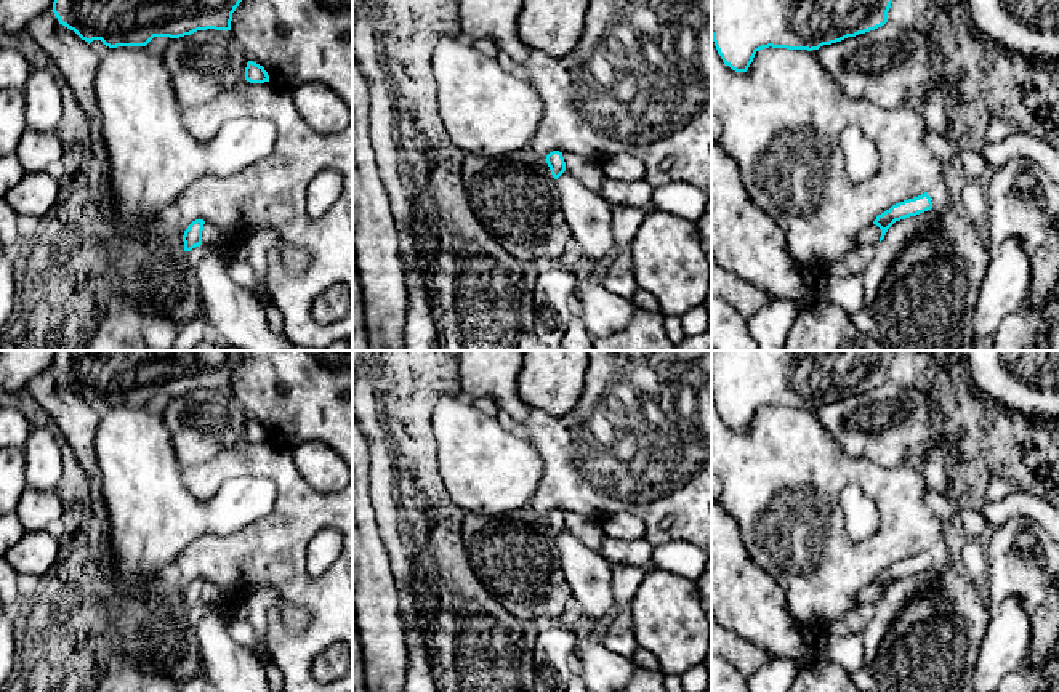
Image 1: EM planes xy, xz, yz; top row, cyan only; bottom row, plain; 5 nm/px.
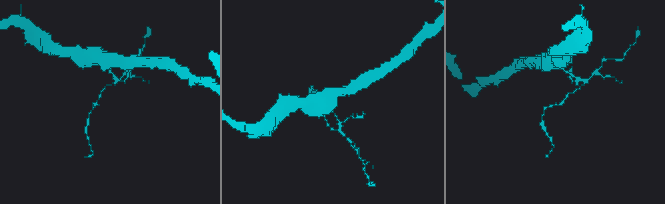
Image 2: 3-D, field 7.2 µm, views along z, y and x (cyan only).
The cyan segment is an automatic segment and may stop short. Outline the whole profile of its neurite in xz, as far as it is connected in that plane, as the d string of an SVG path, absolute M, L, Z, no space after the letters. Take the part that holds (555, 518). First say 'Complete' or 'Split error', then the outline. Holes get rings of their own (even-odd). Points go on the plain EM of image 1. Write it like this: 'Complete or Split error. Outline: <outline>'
Complete. Outline: M553 509L546 514L545 519L546 519L554 538L558 538L566 530L566 521L562 516L562 511Z

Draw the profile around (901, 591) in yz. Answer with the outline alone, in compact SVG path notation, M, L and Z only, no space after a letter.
M931 567L916 575L896 580L886 591L884 597L876 602L875 617L872 618L864 636L865 671L873 674L878 650L900 610L913 599L929 594L942 567Z

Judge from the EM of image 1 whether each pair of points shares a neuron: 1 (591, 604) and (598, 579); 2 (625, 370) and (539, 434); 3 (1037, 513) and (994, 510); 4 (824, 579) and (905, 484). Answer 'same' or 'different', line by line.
1: same
2: same
3: same
4: same

